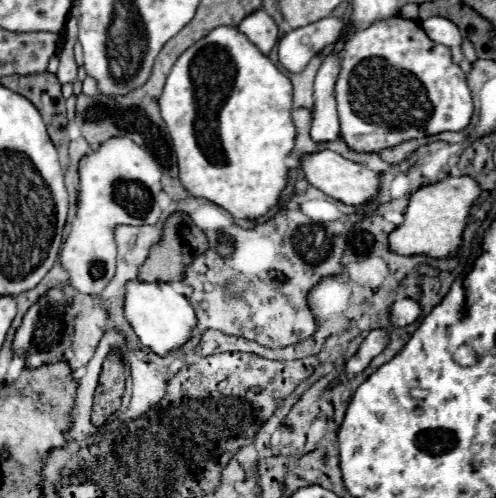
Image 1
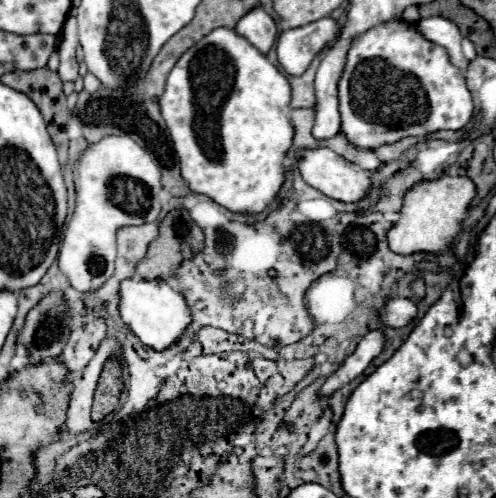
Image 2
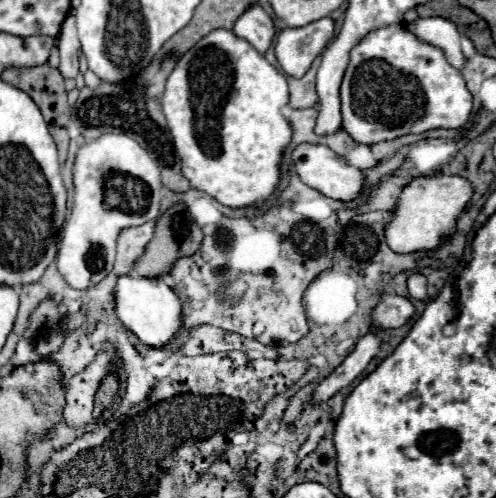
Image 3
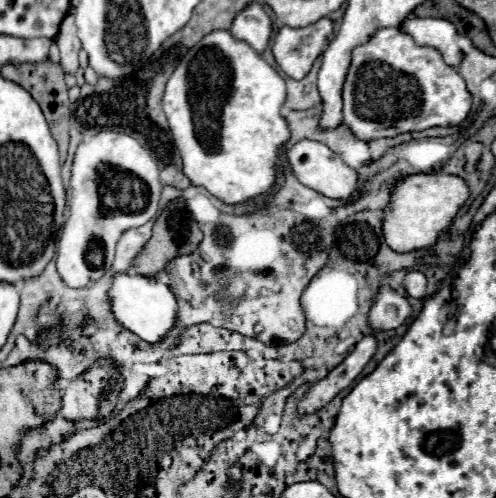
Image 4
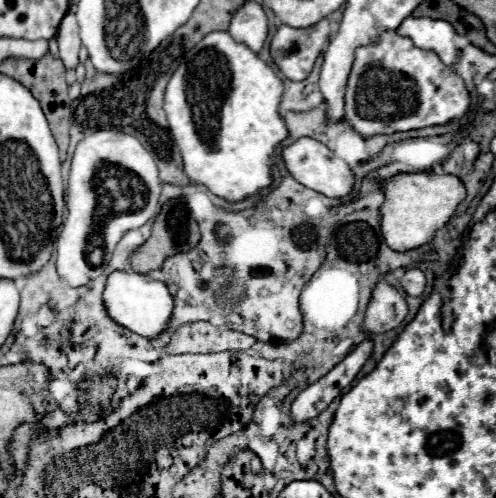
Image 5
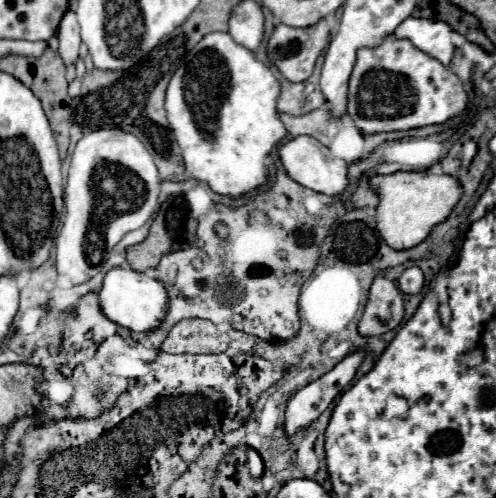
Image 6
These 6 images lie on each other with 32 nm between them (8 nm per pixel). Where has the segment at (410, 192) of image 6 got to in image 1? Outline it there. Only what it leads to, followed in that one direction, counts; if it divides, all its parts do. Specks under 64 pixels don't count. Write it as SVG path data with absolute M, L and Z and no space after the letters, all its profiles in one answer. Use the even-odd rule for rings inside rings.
M470 176L444 178L434 184L424 184L410 194L408 206L404 210L404 222L396 226L388 240L390 250L396 254L426 254L432 258L454 256L460 250L460 236L468 222L468 212L472 202L480 196L480 186Z

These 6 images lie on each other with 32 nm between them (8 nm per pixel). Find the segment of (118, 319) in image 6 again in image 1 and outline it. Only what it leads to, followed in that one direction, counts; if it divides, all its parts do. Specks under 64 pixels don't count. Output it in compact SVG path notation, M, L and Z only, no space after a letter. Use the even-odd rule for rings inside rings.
M142 280L126 282L124 318L128 320L140 342L150 350L154 350L158 356L166 356L168 352L182 346L190 338L192 328L196 326L196 316L192 306L168 282L142 282Z

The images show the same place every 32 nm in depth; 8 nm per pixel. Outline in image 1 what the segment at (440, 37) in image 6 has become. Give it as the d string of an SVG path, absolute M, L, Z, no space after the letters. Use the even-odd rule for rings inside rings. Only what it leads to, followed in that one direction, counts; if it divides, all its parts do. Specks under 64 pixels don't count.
M434 16L434 18L428 18L428 20L422 20L420 22L422 30L426 32L426 36L438 44L444 44L450 54L452 54L452 60L460 66L466 58L462 54L462 36L460 36L460 30L456 28L456 24L452 24L448 18L442 18L442 16Z

